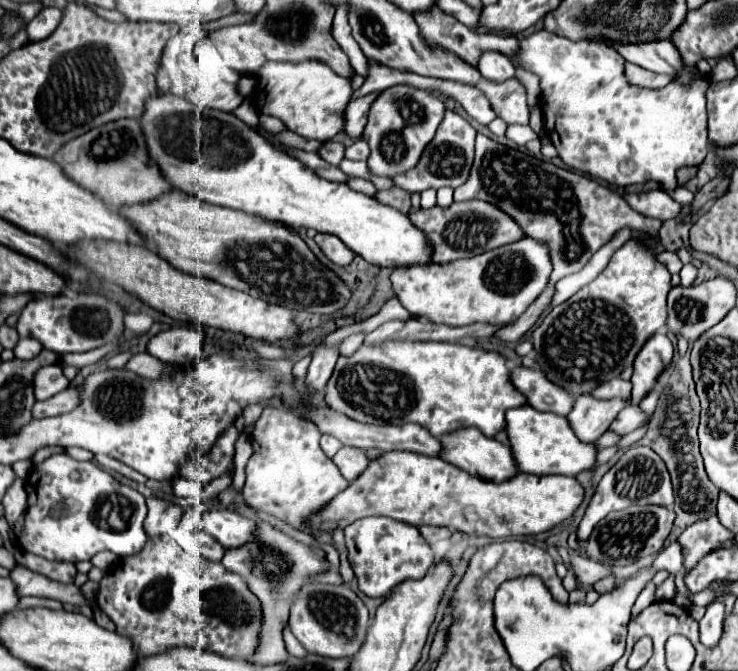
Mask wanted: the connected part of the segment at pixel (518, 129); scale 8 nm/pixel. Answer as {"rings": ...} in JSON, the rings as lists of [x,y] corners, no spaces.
{"rings":[[[509,126],[507,128],[507,138],[513,140],[515,144],[519,144],[519,146],[525,146],[529,140],[535,140],[539,136],[529,126]]]}

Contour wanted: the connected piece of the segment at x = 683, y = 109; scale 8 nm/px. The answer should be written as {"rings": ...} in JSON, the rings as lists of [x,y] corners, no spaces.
{"rings":[[[545,30],[521,38],[519,60],[523,60],[525,68],[529,68],[541,78],[539,100],[545,116],[545,132],[557,148],[561,160],[569,168],[581,170],[593,178],[601,178],[617,186],[657,180],[664,188],[673,191],[677,186],[675,172],[681,166],[701,164],[705,160],[709,144],[705,114],[707,80],[703,80],[703,74],[689,88],[681,86],[679,82],[669,82],[661,90],[631,86],[623,74],[625,60],[615,48],[609,48],[607,44],[595,40],[573,42],[569,38],[561,38]]]}

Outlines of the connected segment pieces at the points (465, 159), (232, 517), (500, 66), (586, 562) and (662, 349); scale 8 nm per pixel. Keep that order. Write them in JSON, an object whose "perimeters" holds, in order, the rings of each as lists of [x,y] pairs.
{"perimeters":[[[[447,110],[443,124],[439,126],[433,142],[425,148],[419,164],[413,170],[409,170],[407,174],[397,176],[395,184],[409,194],[423,192],[427,188],[437,190],[437,188],[443,188],[443,186],[449,186],[449,188],[455,190],[459,184],[467,182],[471,164],[473,164],[473,156],[475,156],[475,136],[477,136],[475,128],[465,118]]],[[[209,510],[197,518],[185,512],[185,520],[191,522],[191,528],[203,530],[205,534],[213,536],[223,548],[237,548],[251,540],[251,532],[255,530],[255,522],[239,516],[231,510]]],[[[485,52],[479,60],[479,72],[485,80],[493,80],[497,84],[515,76],[511,62],[499,52]]],[[[577,556],[573,560],[573,570],[577,574],[577,580],[583,584],[583,586],[593,586],[595,582],[607,578],[607,576],[613,576],[613,572],[601,564],[601,562],[595,562],[591,558],[585,558],[585,556]]],[[[657,332],[653,334],[647,344],[641,348],[639,356],[635,358],[633,366],[633,392],[631,392],[631,404],[639,406],[639,402],[657,386],[659,374],[671,364],[673,360],[673,344],[671,340]]]]}

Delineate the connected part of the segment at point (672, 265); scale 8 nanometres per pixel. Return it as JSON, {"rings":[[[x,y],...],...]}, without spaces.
{"rings":[[[663,250],[663,252],[659,252],[657,254],[657,260],[671,272],[671,274],[677,274],[679,270],[681,270],[681,260],[677,258],[677,254],[673,254],[673,252],[667,252],[667,250]]]}

